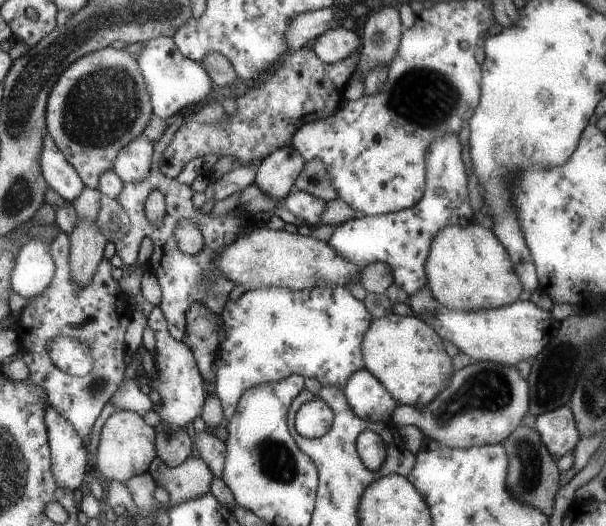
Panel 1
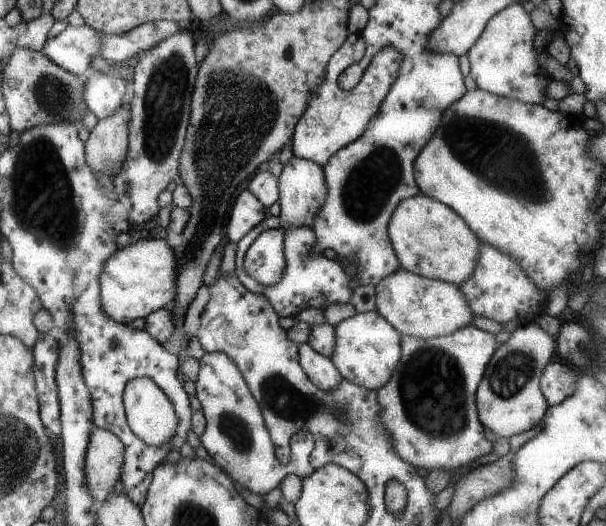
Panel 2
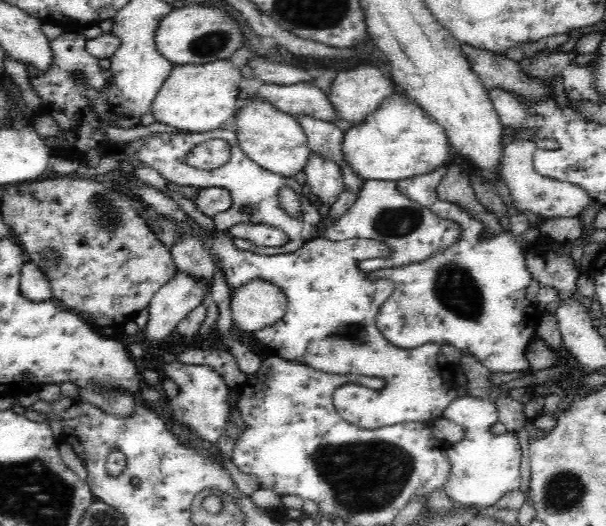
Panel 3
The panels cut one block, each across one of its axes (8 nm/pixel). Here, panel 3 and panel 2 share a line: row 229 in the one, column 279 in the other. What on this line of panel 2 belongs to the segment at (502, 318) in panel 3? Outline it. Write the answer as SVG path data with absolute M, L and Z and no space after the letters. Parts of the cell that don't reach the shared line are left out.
M205 354L201 360L201 376L195 386L197 398L201 400L207 416L207 430L201 440L209 452L209 458L223 468L243 492L267 498L289 474L305 478L315 472L311 466L315 440L307 432L299 432L297 438L293 438L293 458L287 464L277 458L277 444L267 428L265 412L255 400L239 366L227 354Z

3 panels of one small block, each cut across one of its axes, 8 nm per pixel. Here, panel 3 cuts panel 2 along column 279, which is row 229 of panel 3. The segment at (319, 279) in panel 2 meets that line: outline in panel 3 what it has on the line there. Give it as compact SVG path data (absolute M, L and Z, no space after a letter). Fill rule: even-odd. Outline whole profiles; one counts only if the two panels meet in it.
M214 130L214 132L206 132L206 134L152 134L142 138L142 146L136 152L136 162L138 164L146 164L154 170L160 172L160 176L164 180L174 182L176 186L184 186L184 188L220 188L220 190L228 190L234 198L234 204L230 210L220 212L214 216L214 226L220 234L224 234L226 238L230 238L230 230L236 228L238 224L266 224L272 228L280 228L282 232L288 234L288 244L284 244L282 248L258 248L254 242L250 240L234 240L234 248L240 252L252 252L258 256L282 256L282 254L292 254L298 252L302 246L306 246L310 240L316 240L316 228L320 224L320 210L318 210L318 202L308 194L308 190L304 186L300 186L300 182L296 182L296 178L284 178L278 176L276 172L270 172L266 168L262 168L260 164L256 164L254 160L250 160L250 156L246 156L242 152L242 148L238 146L236 140L236 132L232 130ZM208 140L224 140L230 146L230 156L228 160L212 170L204 170L204 168L194 168L192 164L188 164L188 154L198 148L202 142ZM282 188L290 188L302 204L302 218L300 220L292 220L288 218L278 206L278 192Z

